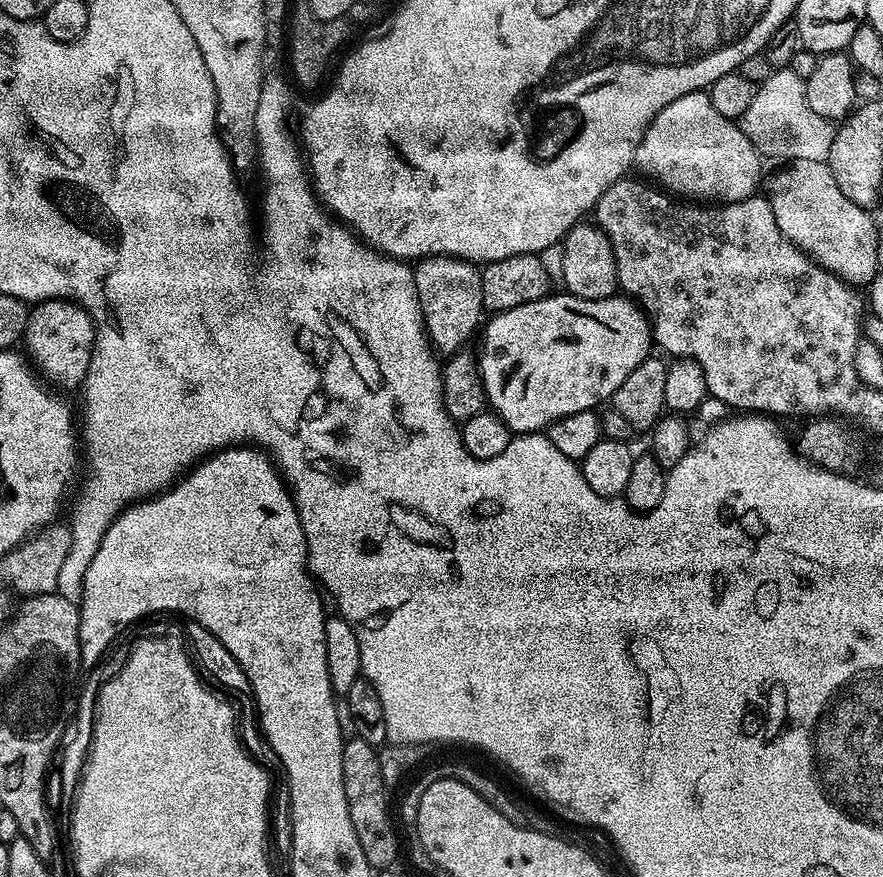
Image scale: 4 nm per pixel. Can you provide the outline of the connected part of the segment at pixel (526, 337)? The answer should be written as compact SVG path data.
M549 294L538 302L526 302L514 310L497 312L491 319L483 325L484 345L478 351L480 383L484 385L491 411L506 422L513 434L540 432L566 414L599 409L603 400L604 403L611 401L618 386L648 359L654 348L649 317L637 301L624 294L601 300Z

